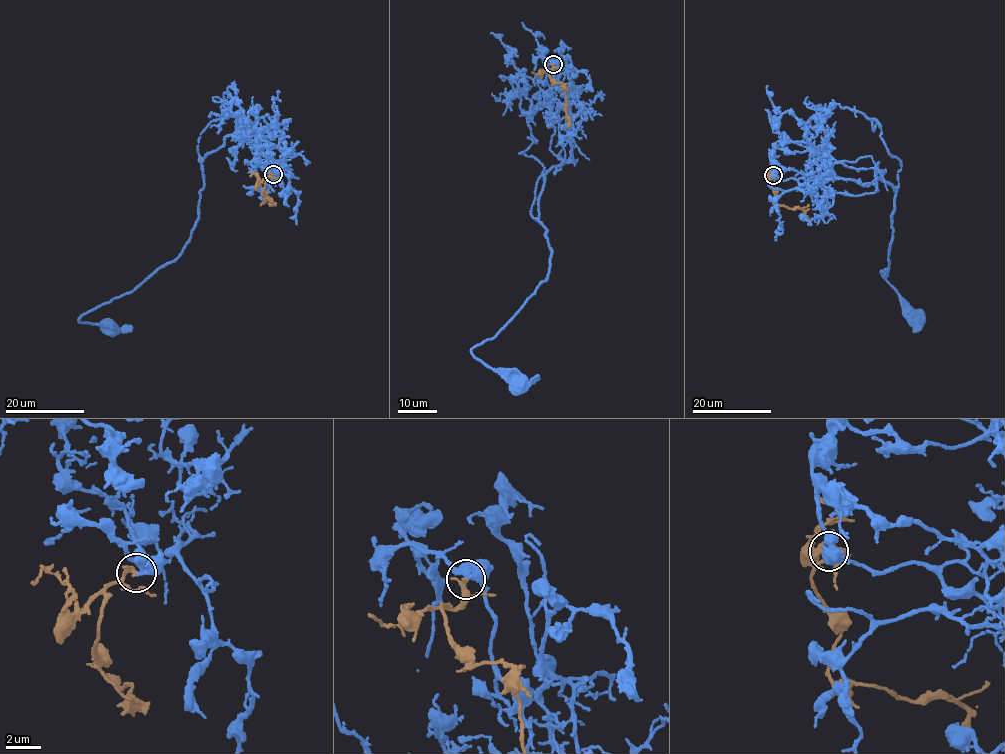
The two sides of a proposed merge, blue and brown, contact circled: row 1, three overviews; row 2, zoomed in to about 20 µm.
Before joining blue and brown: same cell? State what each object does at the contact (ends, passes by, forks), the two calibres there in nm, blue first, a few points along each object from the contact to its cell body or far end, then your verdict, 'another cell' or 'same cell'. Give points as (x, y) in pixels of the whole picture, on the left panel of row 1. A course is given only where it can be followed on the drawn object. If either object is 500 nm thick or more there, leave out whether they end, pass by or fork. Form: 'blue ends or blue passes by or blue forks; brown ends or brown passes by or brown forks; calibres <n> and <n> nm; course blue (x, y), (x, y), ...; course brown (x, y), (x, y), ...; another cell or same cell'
blue passes by; brown ends; calibres 380 and 320 nm; course blue (273, 174), (241, 130), (206, 155), (183, 251), (79, 317), (109, 327); course brown (273, 174), (264, 184), (265, 196), (271, 202), (267, 195), (260, 205); same cell

